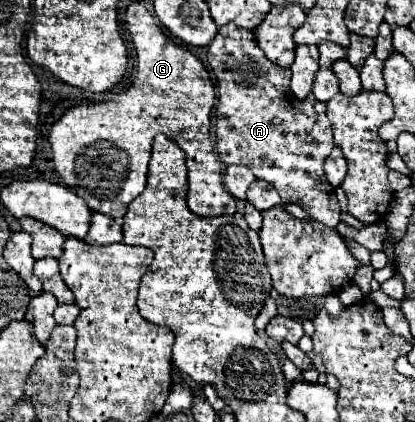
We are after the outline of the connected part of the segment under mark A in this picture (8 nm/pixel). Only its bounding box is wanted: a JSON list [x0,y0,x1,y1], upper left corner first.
[207,23,341,227]

